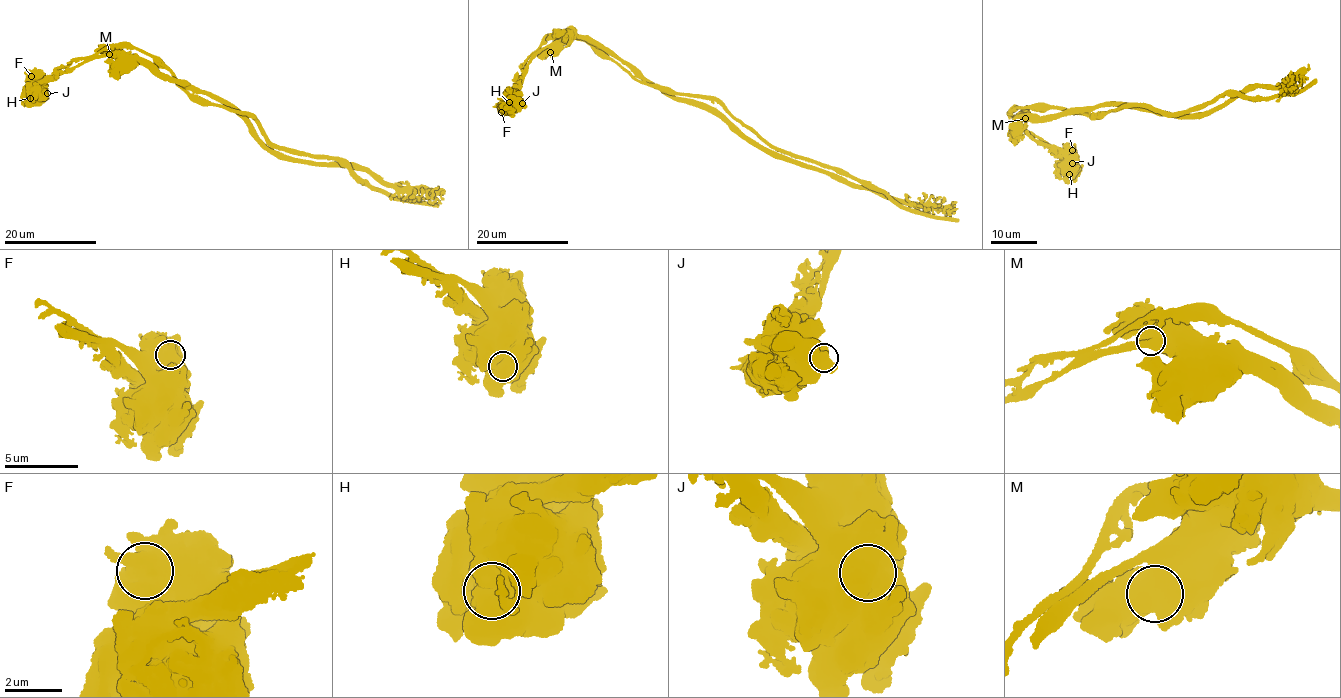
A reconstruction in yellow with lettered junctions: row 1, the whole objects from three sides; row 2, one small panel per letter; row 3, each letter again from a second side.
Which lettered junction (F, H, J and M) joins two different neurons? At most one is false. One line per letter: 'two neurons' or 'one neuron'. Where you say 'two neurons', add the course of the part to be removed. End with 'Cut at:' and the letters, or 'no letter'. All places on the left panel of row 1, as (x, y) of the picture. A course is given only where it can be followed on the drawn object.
F: one neuron
H: two neurons | (29, 98), (76, 59), (143, 49), (192, 98), (250, 112), (270, 142), (348, 162), (369, 185), (437, 206)
J: one neuron
M: one neuron
Cut at: H

